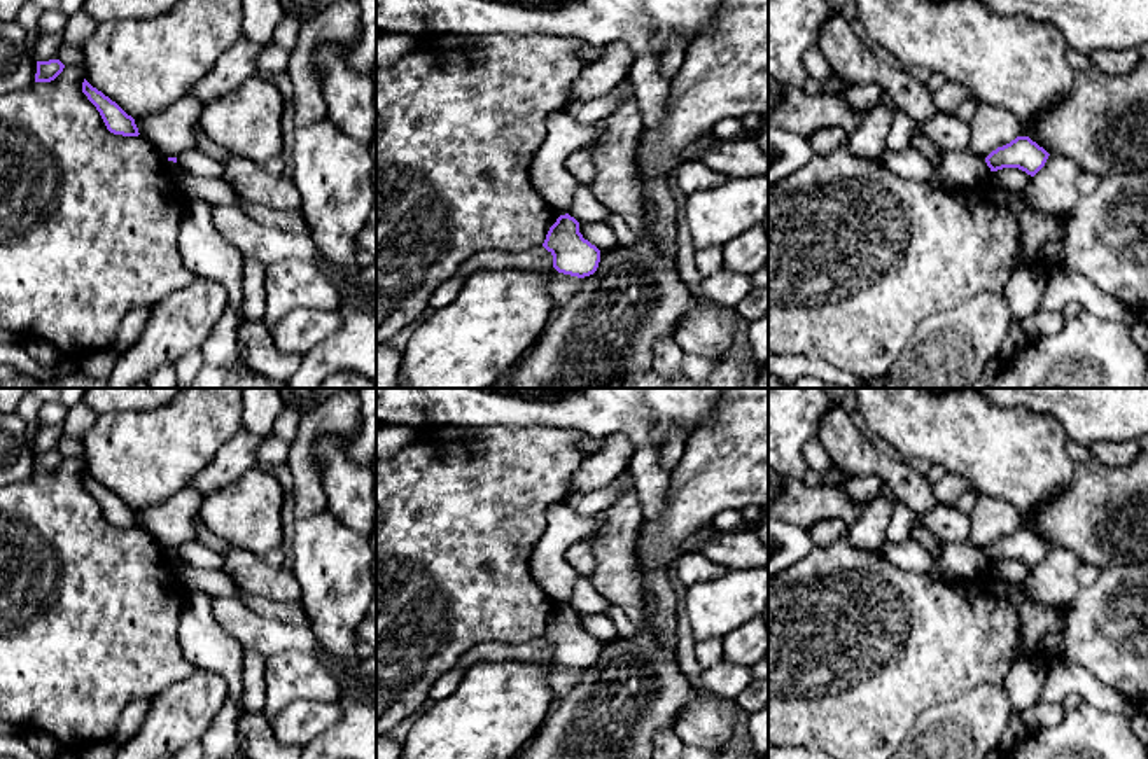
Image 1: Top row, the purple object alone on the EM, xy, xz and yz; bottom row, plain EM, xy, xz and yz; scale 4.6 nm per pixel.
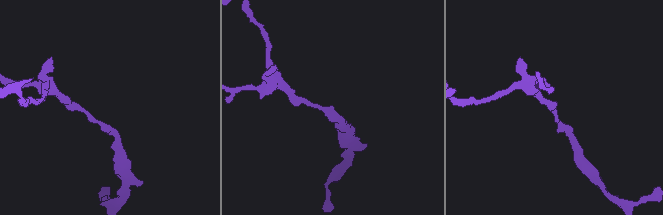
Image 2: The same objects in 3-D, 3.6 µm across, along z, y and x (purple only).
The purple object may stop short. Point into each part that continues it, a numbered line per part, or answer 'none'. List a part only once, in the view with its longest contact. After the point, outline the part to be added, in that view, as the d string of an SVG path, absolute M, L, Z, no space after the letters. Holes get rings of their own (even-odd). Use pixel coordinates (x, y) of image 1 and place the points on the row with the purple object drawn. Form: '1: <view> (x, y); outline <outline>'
none

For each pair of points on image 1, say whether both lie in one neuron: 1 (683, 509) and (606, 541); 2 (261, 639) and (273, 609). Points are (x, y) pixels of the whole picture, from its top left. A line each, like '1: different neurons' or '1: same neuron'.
1: different neurons
2: different neurons

